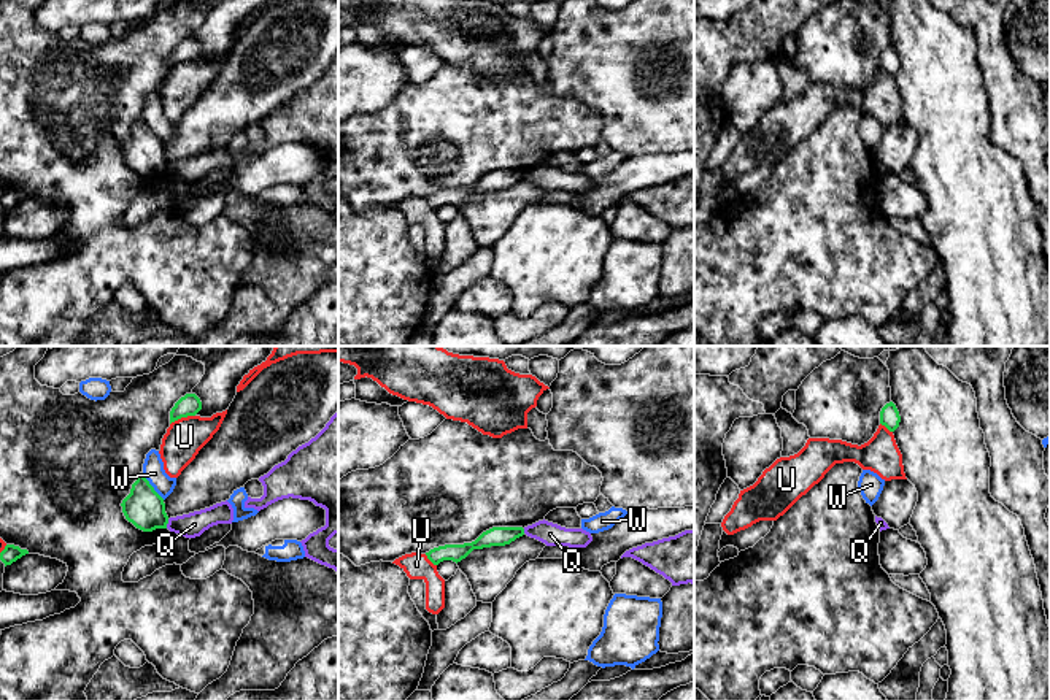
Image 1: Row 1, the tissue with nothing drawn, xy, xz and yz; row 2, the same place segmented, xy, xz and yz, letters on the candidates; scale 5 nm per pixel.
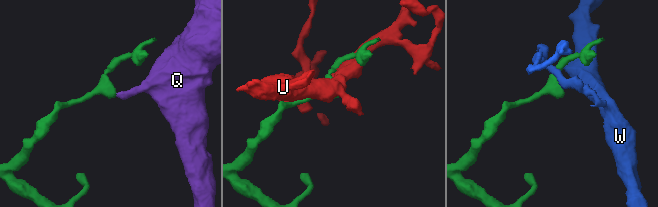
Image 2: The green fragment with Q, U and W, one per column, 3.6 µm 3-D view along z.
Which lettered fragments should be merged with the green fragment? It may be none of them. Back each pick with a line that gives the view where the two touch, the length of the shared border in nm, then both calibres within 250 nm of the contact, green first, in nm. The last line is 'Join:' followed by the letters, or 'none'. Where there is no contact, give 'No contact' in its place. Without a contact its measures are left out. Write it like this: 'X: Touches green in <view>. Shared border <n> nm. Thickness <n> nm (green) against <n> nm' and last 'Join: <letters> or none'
Join: none

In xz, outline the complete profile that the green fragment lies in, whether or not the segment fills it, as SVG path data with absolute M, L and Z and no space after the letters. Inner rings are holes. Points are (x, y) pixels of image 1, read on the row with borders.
M492 527L483 532L475 541L464 544L445 544L426 552L427 559L438 565L443 560L461 562L473 549L483 549L491 546L505 546L524 535L523 527Z

